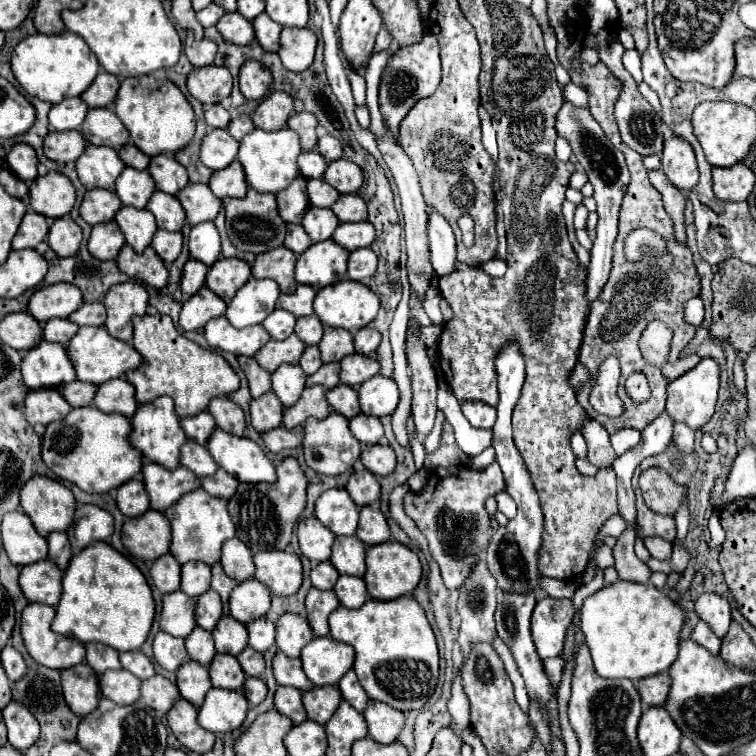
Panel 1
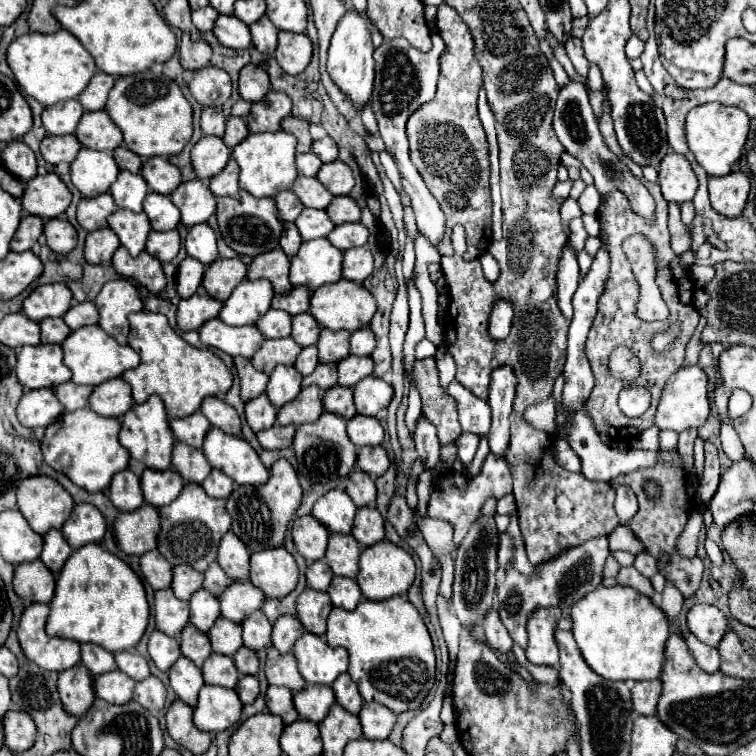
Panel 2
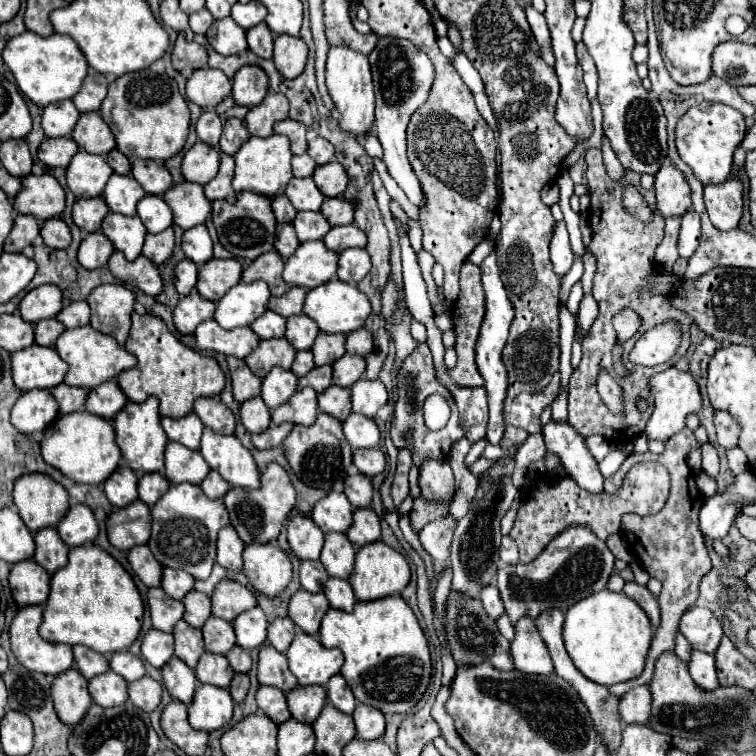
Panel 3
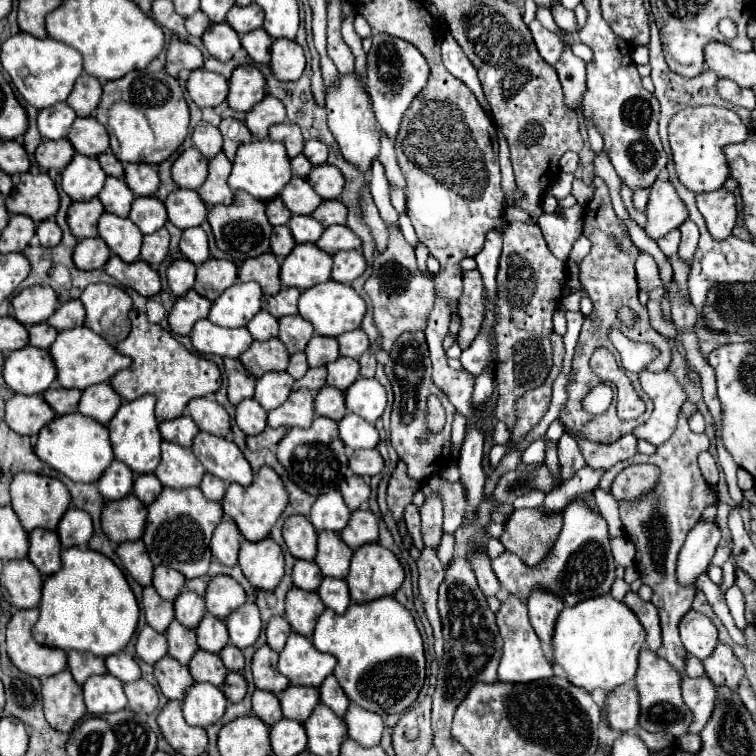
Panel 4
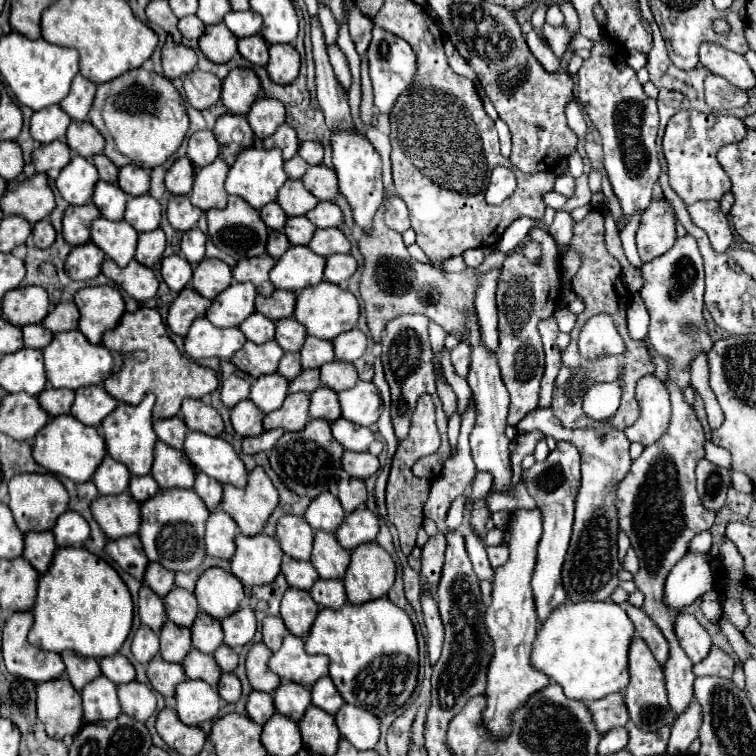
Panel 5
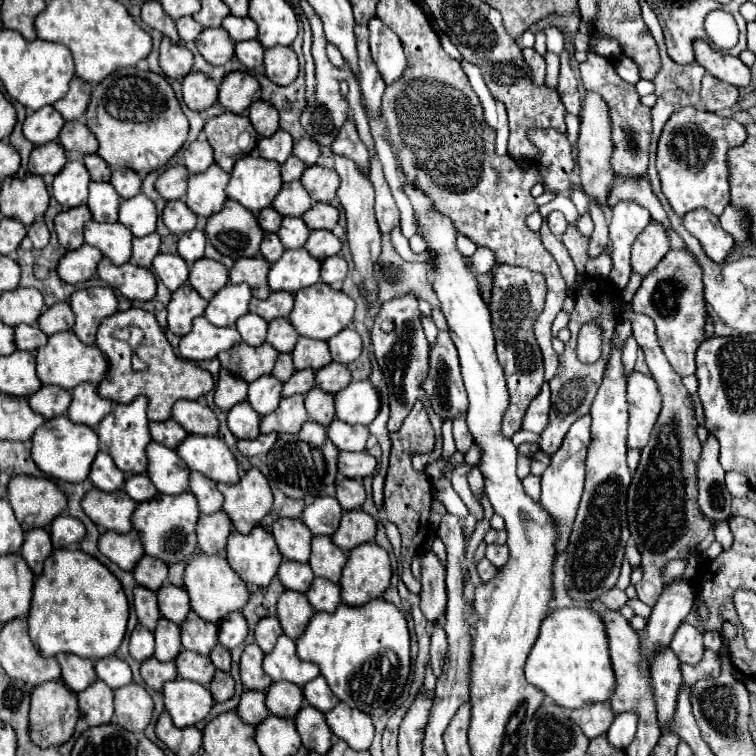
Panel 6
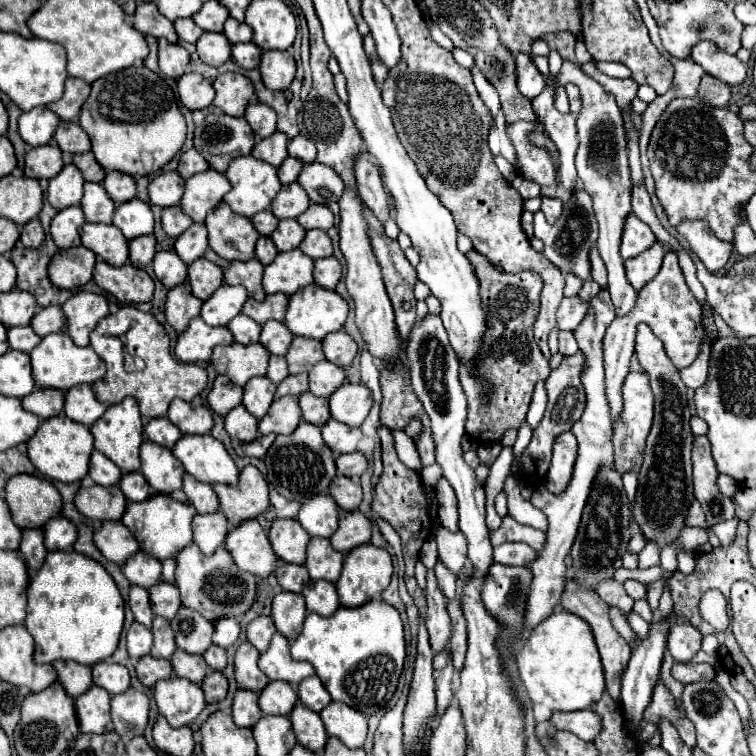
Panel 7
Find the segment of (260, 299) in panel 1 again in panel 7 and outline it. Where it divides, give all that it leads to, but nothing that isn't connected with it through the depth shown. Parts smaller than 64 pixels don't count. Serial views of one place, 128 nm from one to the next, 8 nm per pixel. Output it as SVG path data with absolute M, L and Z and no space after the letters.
M222 284L202 306L200 318L210 324L210 326L226 326L236 314L240 314L244 302L246 302L246 292L240 286L228 286Z

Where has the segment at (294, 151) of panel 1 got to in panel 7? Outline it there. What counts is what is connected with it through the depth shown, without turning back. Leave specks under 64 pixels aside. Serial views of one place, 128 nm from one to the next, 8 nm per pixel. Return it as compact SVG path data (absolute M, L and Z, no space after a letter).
M238 156L232 160L226 178L232 184L232 190L224 196L224 202L232 212L246 218L270 208L282 188L276 168L264 160L256 160L254 156Z

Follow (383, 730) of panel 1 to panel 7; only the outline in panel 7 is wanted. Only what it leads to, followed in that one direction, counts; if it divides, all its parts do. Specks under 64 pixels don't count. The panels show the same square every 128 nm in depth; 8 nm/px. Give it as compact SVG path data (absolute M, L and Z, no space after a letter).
M330 702L322 712L320 718L324 722L326 734L340 738L348 748L362 748L368 732L366 718L348 708L342 702Z

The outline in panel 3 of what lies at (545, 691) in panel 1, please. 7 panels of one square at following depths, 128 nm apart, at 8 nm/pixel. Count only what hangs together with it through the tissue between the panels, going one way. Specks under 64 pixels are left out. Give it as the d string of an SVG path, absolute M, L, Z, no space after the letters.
M574 524L568 526L560 536L556 536L534 562L508 564L500 568L498 590L512 624L516 624L516 620L524 614L538 614L542 610L554 608L554 596L556 608L566 610L572 604L592 596L594 592L604 590L612 570L614 556L608 546L600 538L592 536L590 528Z

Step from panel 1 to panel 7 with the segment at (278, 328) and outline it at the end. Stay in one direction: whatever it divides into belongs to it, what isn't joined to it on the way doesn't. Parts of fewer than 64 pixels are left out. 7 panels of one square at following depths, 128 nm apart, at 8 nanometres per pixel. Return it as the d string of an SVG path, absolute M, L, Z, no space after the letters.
M238 314L236 318L232 318L232 322L228 324L228 330L234 334L234 340L240 342L240 344L252 344L252 342L258 342L260 338L260 330L262 326L252 322L248 316L244 314Z

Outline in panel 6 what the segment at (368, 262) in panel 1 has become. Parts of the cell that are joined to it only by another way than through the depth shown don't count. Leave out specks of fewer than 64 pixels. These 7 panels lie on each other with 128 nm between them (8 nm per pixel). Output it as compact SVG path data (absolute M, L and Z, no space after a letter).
M332 256L322 262L322 272L320 272L322 282L336 284L336 282L342 282L346 274L348 274L348 264L342 256Z

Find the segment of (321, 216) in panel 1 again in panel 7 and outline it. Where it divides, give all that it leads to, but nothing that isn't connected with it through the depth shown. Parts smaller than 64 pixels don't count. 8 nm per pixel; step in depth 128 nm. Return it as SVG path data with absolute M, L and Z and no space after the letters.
M280 220L276 232L272 232L270 238L274 240L278 252L286 252L286 250L298 248L304 236L306 236L306 230L296 220Z

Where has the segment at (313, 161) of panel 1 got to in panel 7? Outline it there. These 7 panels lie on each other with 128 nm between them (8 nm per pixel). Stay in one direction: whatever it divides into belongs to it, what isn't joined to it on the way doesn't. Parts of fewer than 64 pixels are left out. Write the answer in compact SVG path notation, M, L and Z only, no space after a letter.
M288 156L288 158L284 160L284 164L280 164L280 168L278 168L280 182L282 182L282 184L292 184L292 182L298 178L300 170L302 170L302 162L300 162L300 160L294 160L292 156Z

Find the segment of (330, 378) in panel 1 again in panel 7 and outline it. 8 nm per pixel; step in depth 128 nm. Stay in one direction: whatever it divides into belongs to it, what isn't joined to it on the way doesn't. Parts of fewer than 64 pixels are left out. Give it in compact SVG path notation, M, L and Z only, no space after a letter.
M296 374L296 376L286 376L284 382L276 390L276 398L282 396L300 396L308 392L308 374Z

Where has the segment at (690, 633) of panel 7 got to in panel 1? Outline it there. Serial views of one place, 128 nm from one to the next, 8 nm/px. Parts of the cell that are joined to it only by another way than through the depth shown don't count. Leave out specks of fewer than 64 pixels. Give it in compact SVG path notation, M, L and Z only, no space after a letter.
M702 594L696 600L696 614L718 638L724 638L730 626L730 604L718 594Z

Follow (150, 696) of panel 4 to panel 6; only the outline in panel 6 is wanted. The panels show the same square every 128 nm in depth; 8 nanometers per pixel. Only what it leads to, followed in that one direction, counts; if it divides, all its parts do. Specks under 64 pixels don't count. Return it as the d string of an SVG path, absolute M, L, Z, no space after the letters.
M128 684L114 692L114 718L116 724L128 728L130 732L144 732L144 728L152 720L154 702L146 688L138 684Z

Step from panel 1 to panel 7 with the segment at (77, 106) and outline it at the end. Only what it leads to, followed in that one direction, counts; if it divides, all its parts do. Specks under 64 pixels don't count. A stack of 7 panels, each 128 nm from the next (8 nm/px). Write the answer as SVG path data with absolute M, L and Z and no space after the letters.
M38 106L20 114L18 130L26 144L42 146L52 140L58 122L60 118L52 110L48 110L46 106Z

